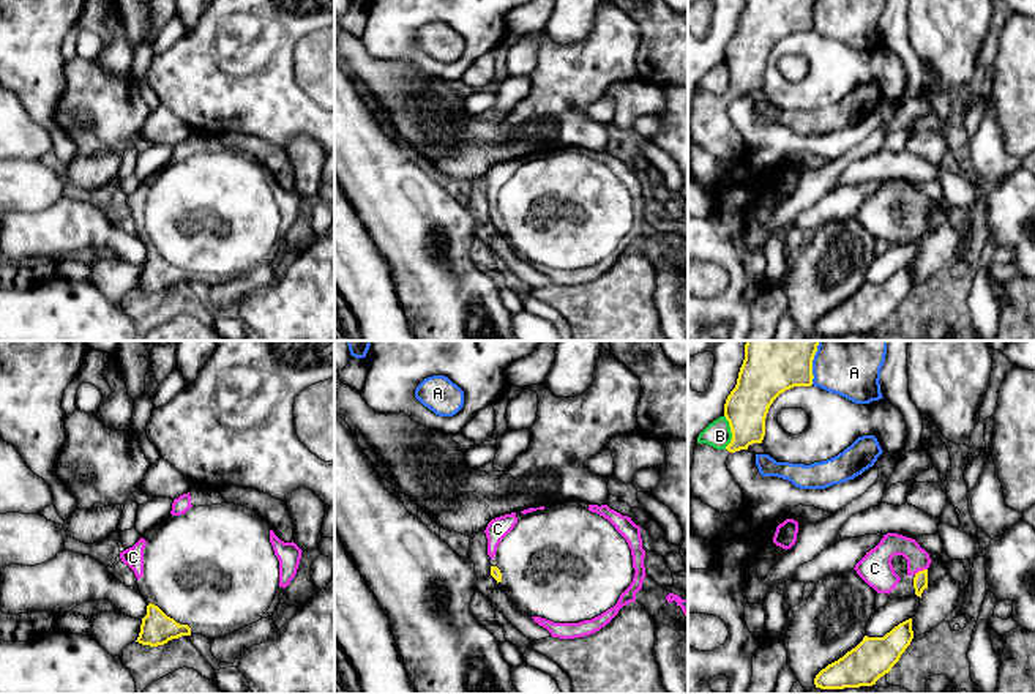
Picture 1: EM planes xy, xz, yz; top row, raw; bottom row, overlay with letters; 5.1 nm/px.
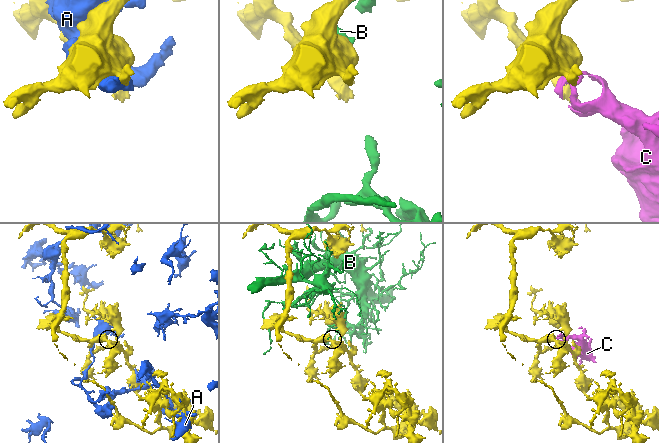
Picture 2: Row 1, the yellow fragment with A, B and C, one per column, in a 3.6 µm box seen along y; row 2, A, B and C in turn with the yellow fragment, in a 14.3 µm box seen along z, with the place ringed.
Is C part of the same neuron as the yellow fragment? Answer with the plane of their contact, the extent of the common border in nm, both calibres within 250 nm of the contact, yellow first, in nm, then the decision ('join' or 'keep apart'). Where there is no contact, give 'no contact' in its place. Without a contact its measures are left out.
yz | 70 nm | 80/170 nm | join

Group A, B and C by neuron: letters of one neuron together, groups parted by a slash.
A / B / C

